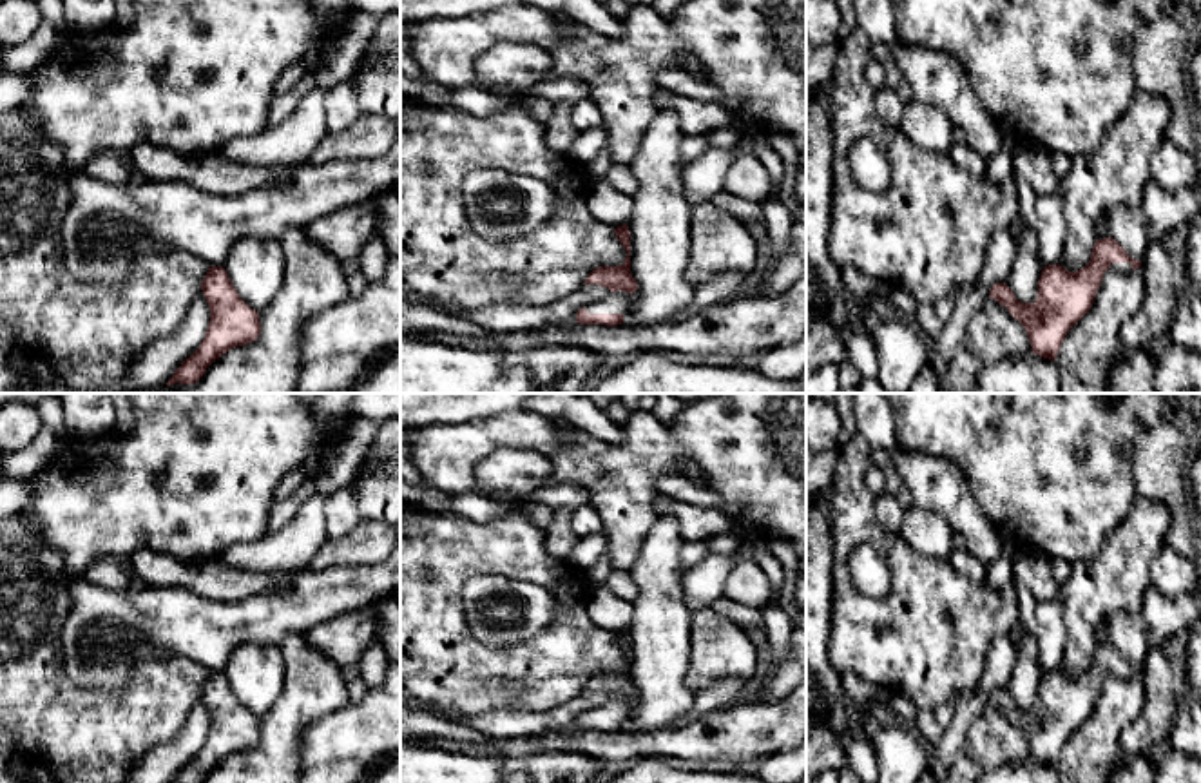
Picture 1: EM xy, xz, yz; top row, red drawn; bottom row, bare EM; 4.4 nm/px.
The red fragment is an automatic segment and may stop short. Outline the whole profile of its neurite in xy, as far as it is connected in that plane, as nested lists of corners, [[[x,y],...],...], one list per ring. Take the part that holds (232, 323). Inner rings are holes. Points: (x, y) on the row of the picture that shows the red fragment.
[[[208,266],[201,290],[210,308],[205,339],[165,382],[167,386],[197,382],[216,359],[255,341],[261,334],[259,314],[239,297],[223,266]]]

